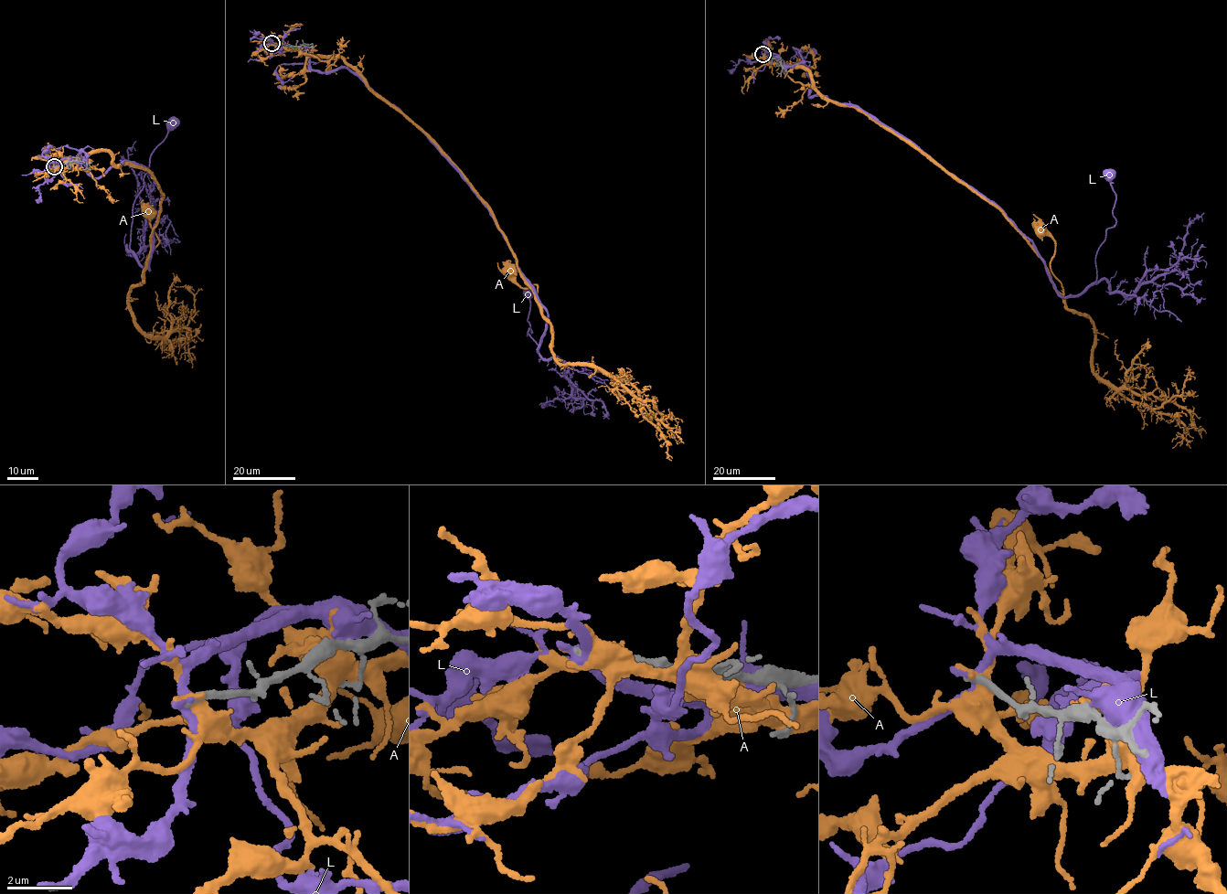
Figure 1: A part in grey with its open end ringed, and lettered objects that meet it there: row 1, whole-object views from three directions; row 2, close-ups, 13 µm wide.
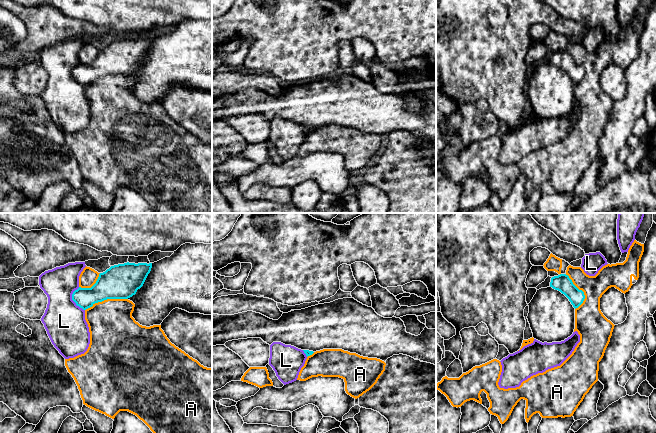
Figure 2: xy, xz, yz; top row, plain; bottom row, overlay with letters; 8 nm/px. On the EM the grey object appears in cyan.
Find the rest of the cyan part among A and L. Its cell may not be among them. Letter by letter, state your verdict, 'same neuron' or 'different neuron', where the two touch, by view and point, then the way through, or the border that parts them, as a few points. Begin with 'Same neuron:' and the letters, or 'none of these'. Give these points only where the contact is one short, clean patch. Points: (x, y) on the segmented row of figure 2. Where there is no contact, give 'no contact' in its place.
Same neuron: none of these
A: different neuron | xy (106, 299)
L: different neuron | xy (72, 299)

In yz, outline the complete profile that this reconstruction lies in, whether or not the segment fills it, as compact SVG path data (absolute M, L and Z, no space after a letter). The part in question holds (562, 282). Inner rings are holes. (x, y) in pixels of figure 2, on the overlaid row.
M566 274L552 277L550 287L564 294L575 309L578 308L585 299L584 292L579 290Z

